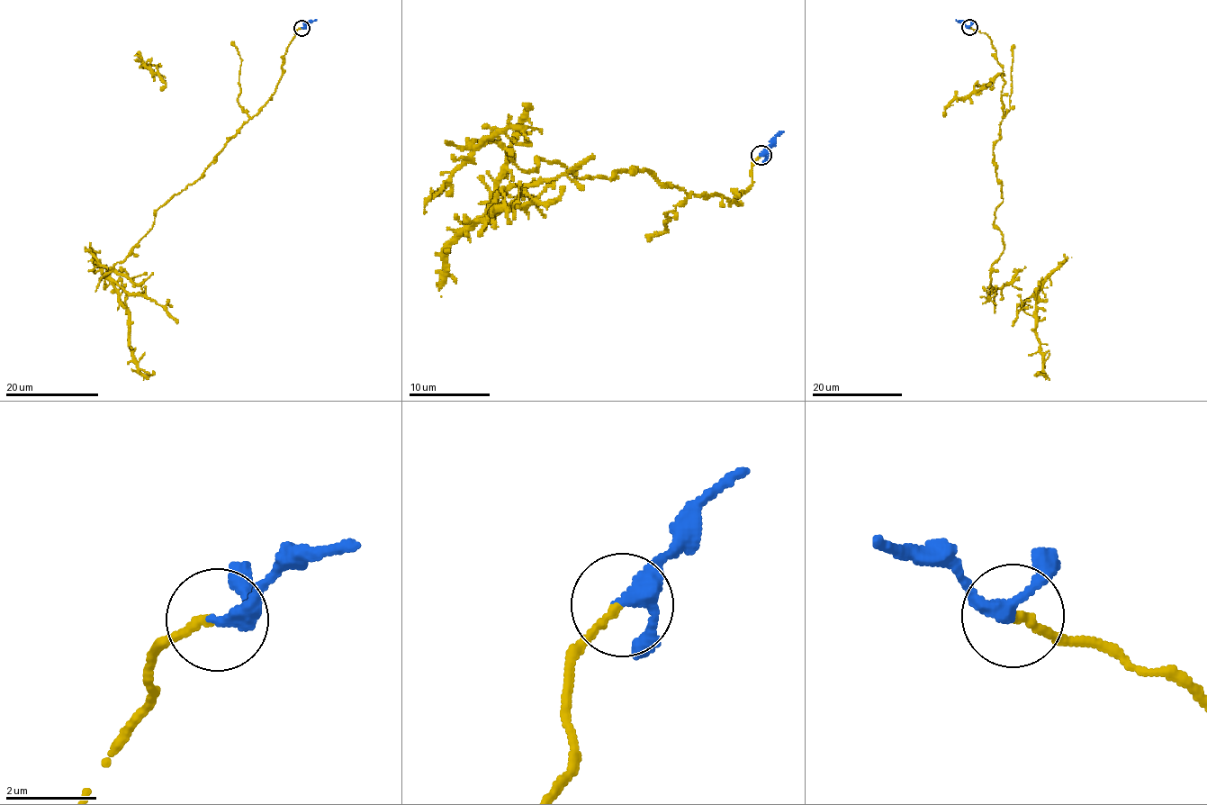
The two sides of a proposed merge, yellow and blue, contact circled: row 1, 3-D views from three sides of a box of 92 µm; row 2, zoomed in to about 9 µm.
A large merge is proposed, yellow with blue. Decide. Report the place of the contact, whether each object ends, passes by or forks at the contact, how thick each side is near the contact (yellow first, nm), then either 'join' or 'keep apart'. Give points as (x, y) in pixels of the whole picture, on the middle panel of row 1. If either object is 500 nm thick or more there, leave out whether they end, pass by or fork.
at (761, 155); yellow ends there; blue passes by; 180 nm thick on the yellow side, 300 nm on the other; join

